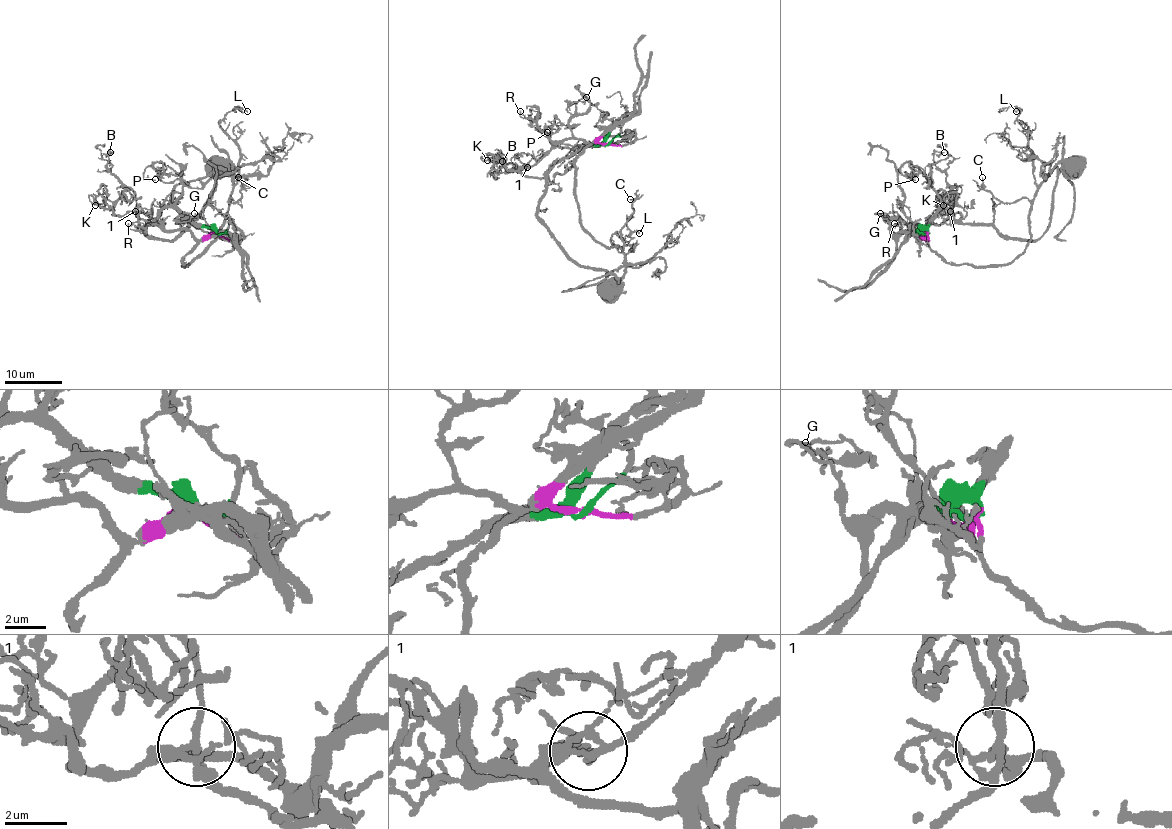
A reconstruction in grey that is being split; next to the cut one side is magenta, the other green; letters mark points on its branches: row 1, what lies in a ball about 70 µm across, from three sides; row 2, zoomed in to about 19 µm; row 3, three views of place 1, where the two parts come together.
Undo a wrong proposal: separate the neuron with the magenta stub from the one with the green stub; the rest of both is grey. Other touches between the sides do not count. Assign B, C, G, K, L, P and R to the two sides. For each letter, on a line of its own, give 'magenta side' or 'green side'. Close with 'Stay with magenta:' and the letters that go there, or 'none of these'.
B: magenta side
C: magenta side
G: magenta side
K: green side
L: magenta side
P: green side
R: magenta side
Stay with magenta: B, C, G, L, R

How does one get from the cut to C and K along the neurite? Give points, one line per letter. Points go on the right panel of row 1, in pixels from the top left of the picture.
C: (927, 232), (927, 244), (947, 262), (1010, 264), (1030, 239), (1030, 202), (1023, 198), (1002, 202), (981, 178)
K: (927, 232), (941, 208), (960, 218), (958, 212), (943, 214), (937, 205), (940, 195), (943, 205)

